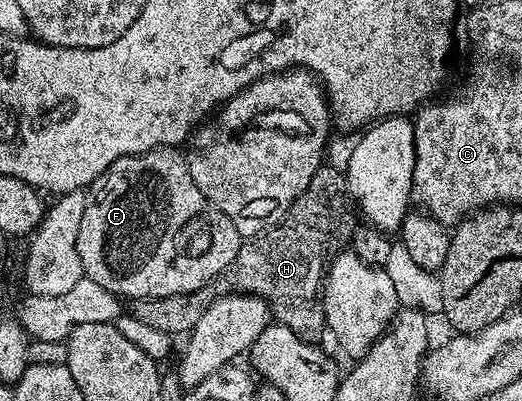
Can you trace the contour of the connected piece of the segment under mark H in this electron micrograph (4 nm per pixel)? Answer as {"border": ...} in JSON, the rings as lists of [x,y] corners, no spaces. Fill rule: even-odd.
{"border":[[[328,165],[321,166],[317,173],[313,173],[313,181],[305,185],[305,193],[301,193],[293,201],[293,205],[285,213],[285,217],[270,231],[263,232],[258,237],[251,237],[240,246],[237,257],[215,279],[211,279],[201,289],[194,290],[191,294],[174,294],[173,297],[138,299],[131,307],[131,313],[145,325],[153,326],[163,333],[169,333],[172,337],[190,334],[204,316],[210,303],[225,295],[256,295],[270,307],[270,314],[274,322],[282,327],[293,329],[300,339],[308,341],[318,340],[318,335],[325,331],[323,318],[323,304],[321,292],[325,286],[325,276],[328,270],[329,260],[340,249],[346,248],[351,242],[351,234],[354,233],[357,220],[357,207],[353,202],[350,189],[347,187],[347,177],[342,171]]]}

